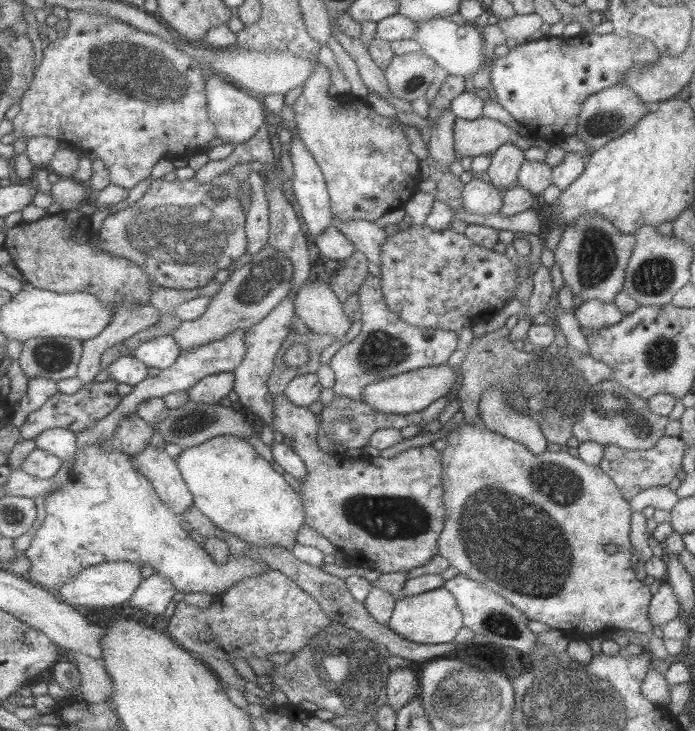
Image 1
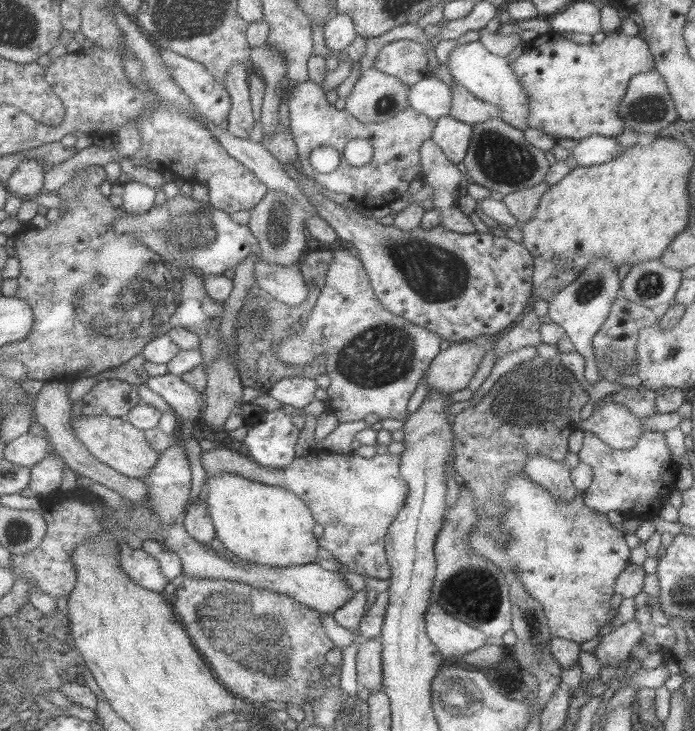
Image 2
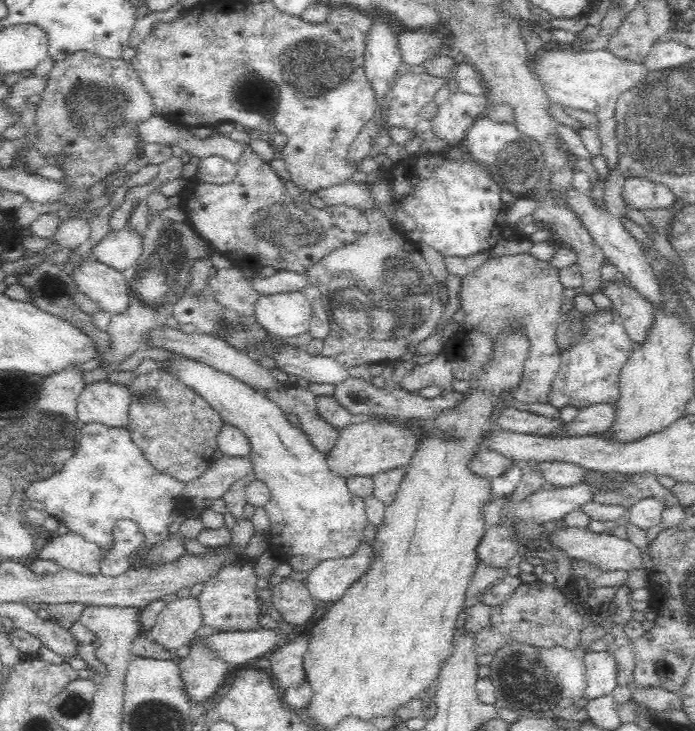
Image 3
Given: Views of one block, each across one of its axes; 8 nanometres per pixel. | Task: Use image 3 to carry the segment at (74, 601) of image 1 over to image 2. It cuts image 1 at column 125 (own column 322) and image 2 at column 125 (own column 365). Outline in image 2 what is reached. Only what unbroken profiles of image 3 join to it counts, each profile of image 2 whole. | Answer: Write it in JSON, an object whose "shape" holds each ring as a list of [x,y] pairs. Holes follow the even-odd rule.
{"shape":[[[127,541],[121,543],[121,564],[123,570],[143,588],[164,593],[169,578],[163,574],[159,560],[143,547],[131,548]]]}

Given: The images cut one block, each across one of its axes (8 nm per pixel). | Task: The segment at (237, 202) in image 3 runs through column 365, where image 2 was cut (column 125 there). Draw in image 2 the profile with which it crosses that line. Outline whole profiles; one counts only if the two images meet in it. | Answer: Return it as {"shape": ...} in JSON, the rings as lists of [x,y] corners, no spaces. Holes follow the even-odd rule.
{"shape":[[[185,195],[171,197],[144,214],[124,216],[120,220],[118,217],[112,228],[118,236],[136,237],[147,248],[159,253],[164,261],[175,265],[176,270],[190,269],[203,275],[223,275],[227,270],[236,270],[251,253],[260,253],[257,238],[248,225],[239,225],[232,220],[229,213],[214,208],[210,202],[197,202]]]}

